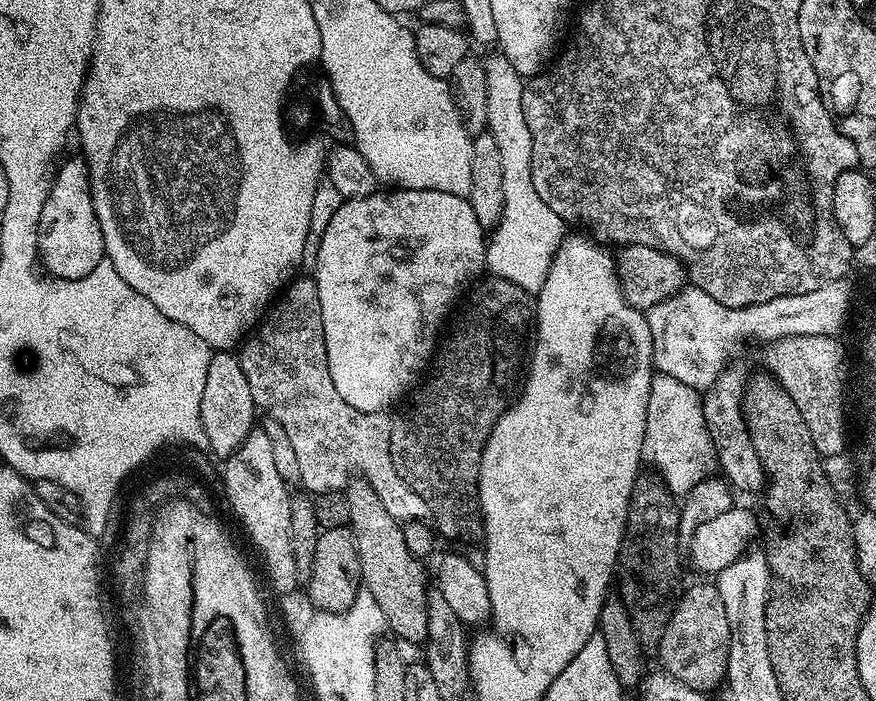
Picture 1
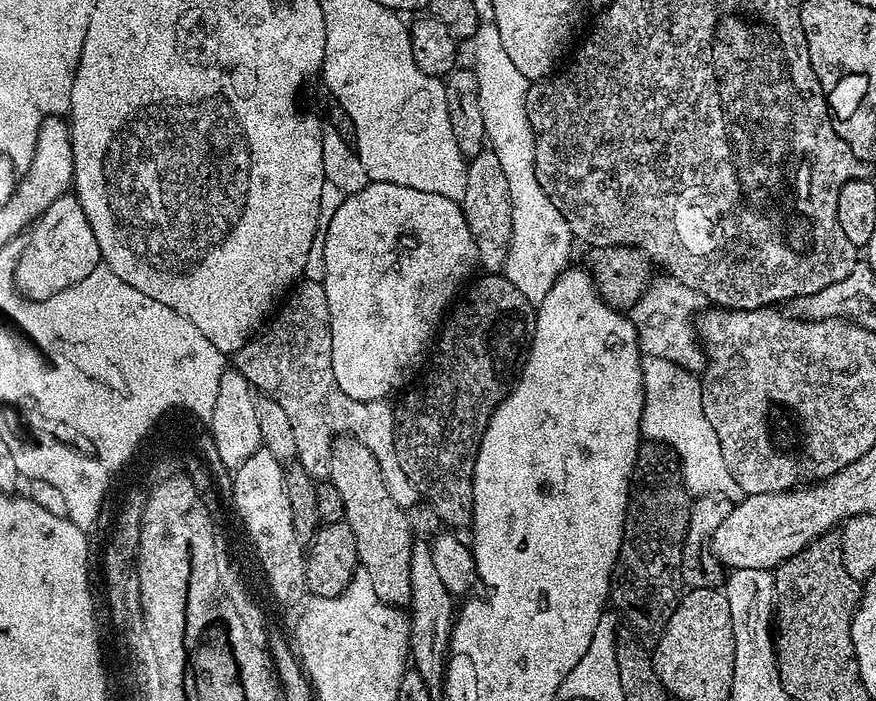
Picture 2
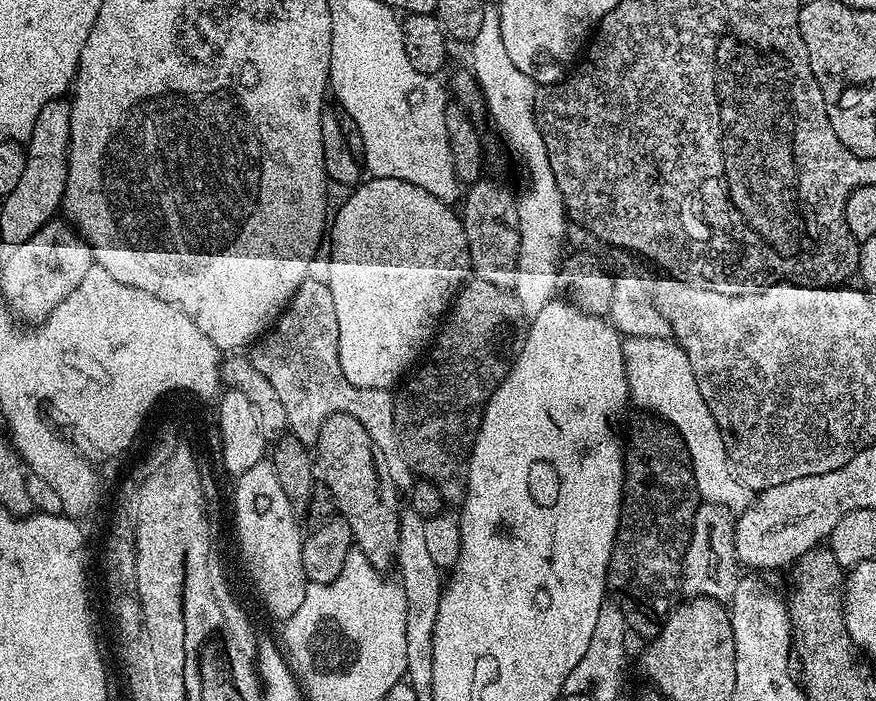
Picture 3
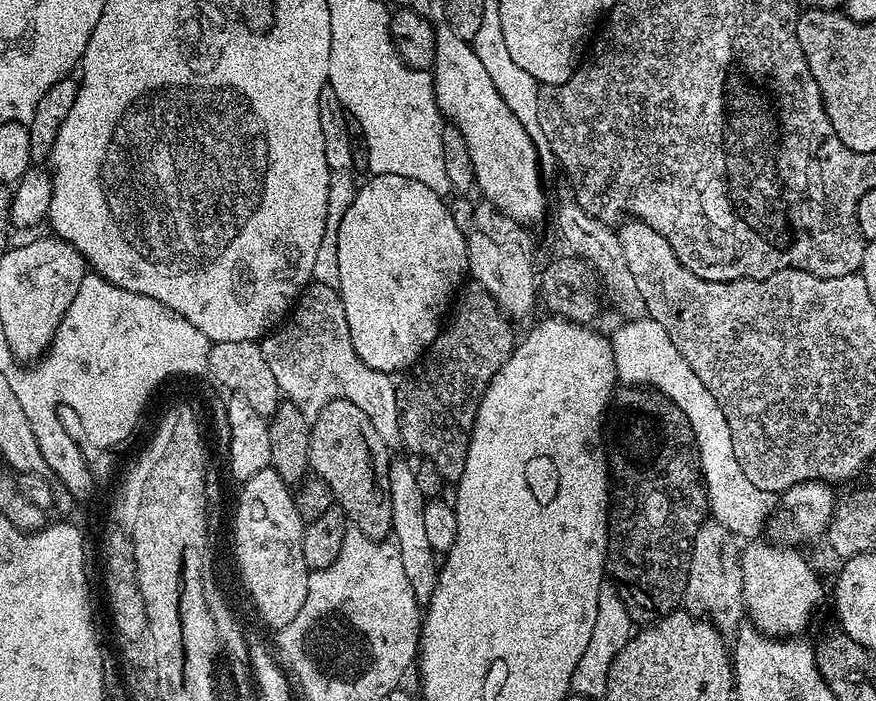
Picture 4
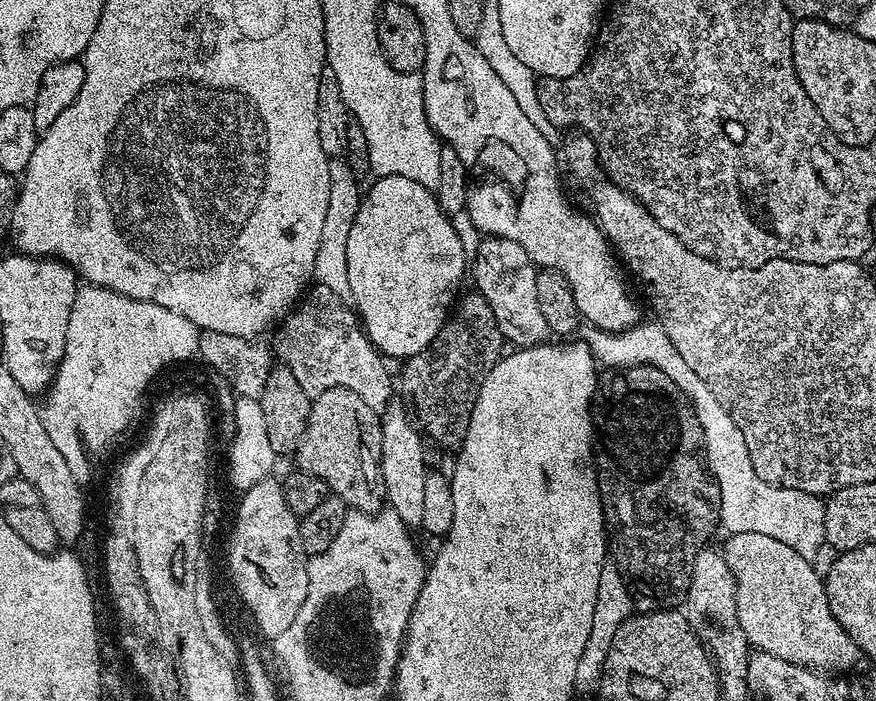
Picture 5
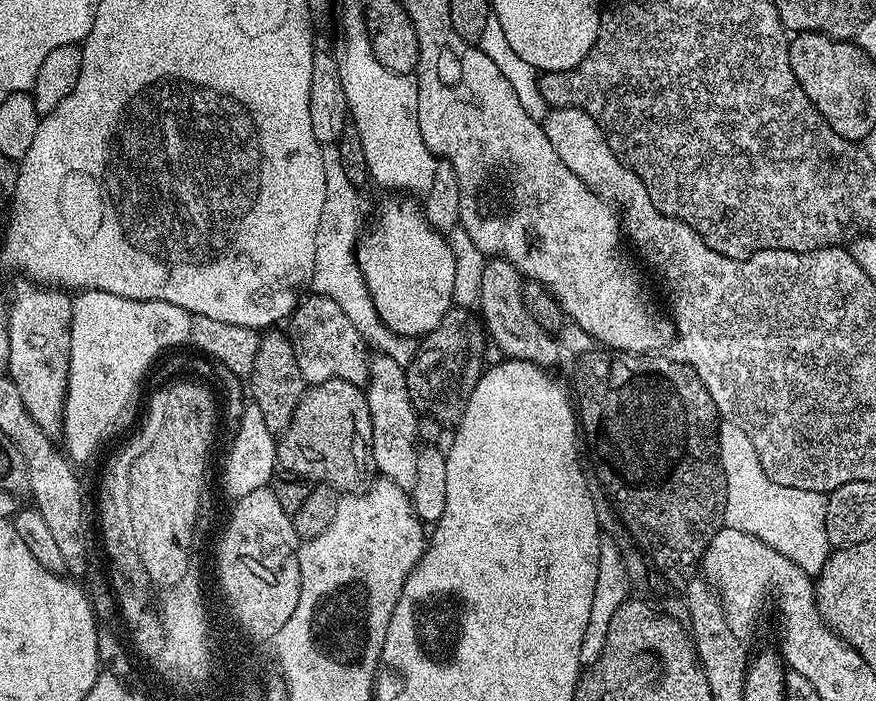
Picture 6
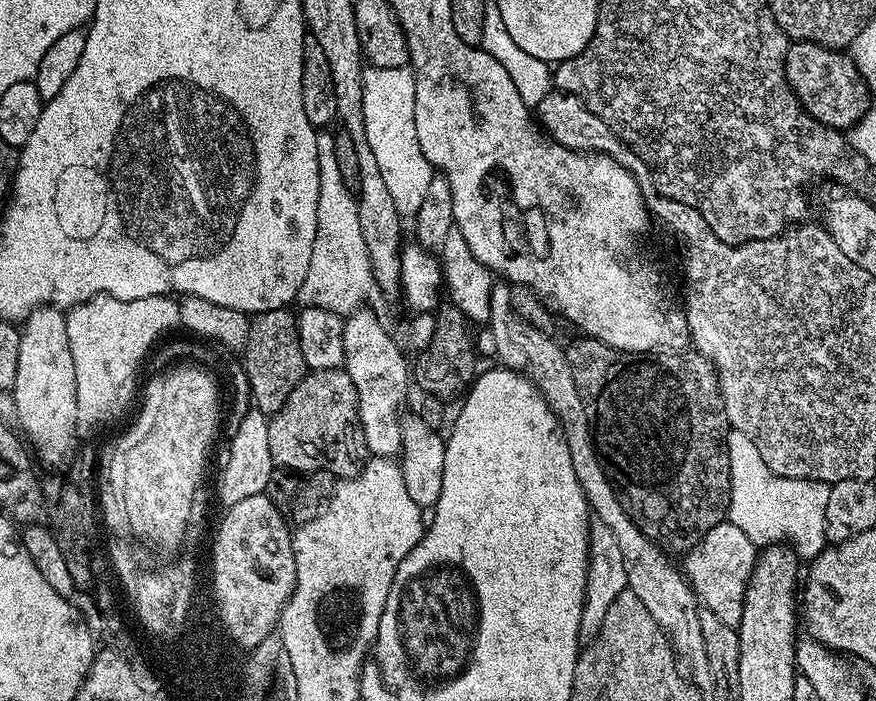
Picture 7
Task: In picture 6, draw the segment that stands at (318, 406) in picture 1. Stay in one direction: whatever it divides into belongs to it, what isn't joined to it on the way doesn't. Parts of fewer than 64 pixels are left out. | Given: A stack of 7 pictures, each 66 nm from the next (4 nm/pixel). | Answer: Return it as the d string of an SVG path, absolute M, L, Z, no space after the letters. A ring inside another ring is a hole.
M315 294L306 296L297 303L287 325L289 328L286 328L305 385L321 384L327 380L345 380L351 384L367 385L370 352L363 337L333 298Z

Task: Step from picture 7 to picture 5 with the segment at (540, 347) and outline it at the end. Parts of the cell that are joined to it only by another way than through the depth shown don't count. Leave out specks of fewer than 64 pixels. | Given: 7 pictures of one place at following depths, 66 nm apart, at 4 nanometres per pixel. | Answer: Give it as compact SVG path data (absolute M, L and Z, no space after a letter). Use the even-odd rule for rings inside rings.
M497 236L481 239L476 254L470 260L470 276L476 279L475 291L490 302L490 311L494 314L494 322L498 322L498 330L505 341L516 348L533 348L536 344L545 343L550 336L546 318L538 307L538 296L531 287L536 283L537 271L522 246ZM499 284L525 284L525 288L496 288Z

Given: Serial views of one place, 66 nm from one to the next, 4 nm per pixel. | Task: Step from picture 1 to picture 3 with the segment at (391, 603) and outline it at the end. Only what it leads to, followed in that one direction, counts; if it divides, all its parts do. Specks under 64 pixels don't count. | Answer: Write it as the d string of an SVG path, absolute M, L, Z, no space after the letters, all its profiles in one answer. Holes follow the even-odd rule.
M345 412L334 414L322 422L320 433L316 435L314 445L314 460L318 465L319 475L322 477L322 483L334 494L336 503L336 512L348 523L352 531L352 539L355 547L360 549L362 554L379 570L392 568L396 551L398 550L398 526L400 525L400 514L402 503L396 495L398 489L390 478L390 470L384 461L384 455L378 450L374 438L370 438L370 430Z

